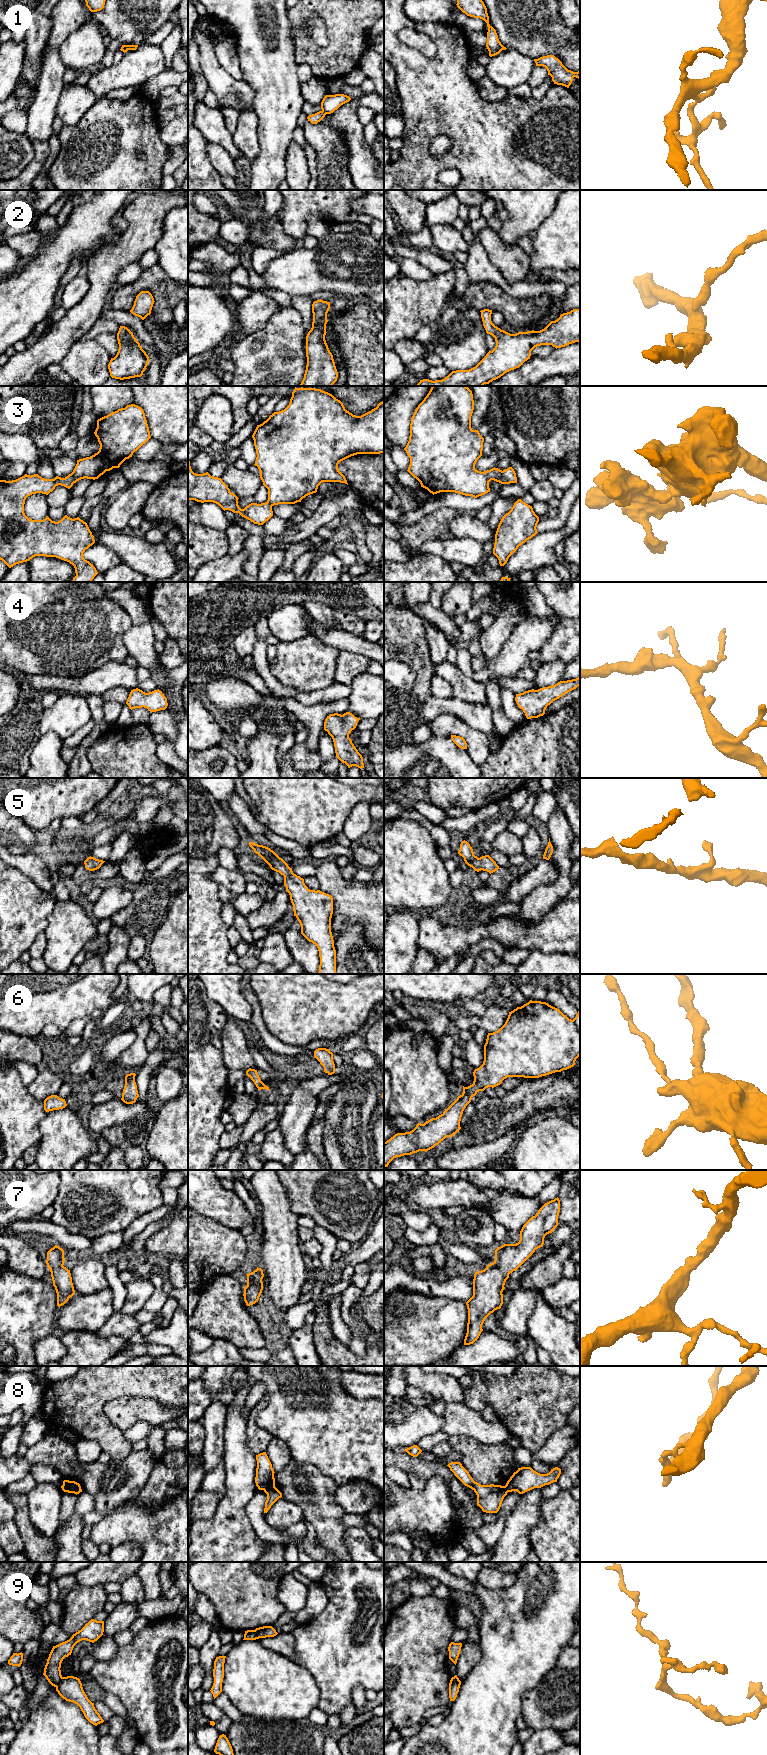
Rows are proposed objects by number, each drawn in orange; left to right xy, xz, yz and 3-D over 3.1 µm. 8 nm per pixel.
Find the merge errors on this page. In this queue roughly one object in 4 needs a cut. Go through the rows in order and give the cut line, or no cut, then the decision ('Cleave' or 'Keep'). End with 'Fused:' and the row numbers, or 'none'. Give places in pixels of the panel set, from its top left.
1: Split along xz (322, 110), (325, 114). Cleave
2: No split. Keep
3: Split along yz (503, 471), (499, 482). Cleave
4: No split. Keep
5: No split. Keep
6: No split. Keep
7: No split. Keep
8: Split along xz (274, 1486), (264, 1490). Cleave
9: Split along xy (62, 1677), (55, 1686). Cleave
Fused: 1, 3, 8, 9

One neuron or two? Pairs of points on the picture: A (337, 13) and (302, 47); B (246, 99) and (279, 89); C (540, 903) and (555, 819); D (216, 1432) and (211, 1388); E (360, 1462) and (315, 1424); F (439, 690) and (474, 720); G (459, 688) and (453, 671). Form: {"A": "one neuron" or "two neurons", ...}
{"A": "one neuron", "B": "two neurons", "C": "one neuron", "D": "one neuron", "E": "one neuron", "F": "two neurons", "G": "one neuron"}

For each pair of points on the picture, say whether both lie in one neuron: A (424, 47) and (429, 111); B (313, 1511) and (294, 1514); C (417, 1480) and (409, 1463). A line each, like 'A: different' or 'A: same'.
A: different
B: different
C: same

